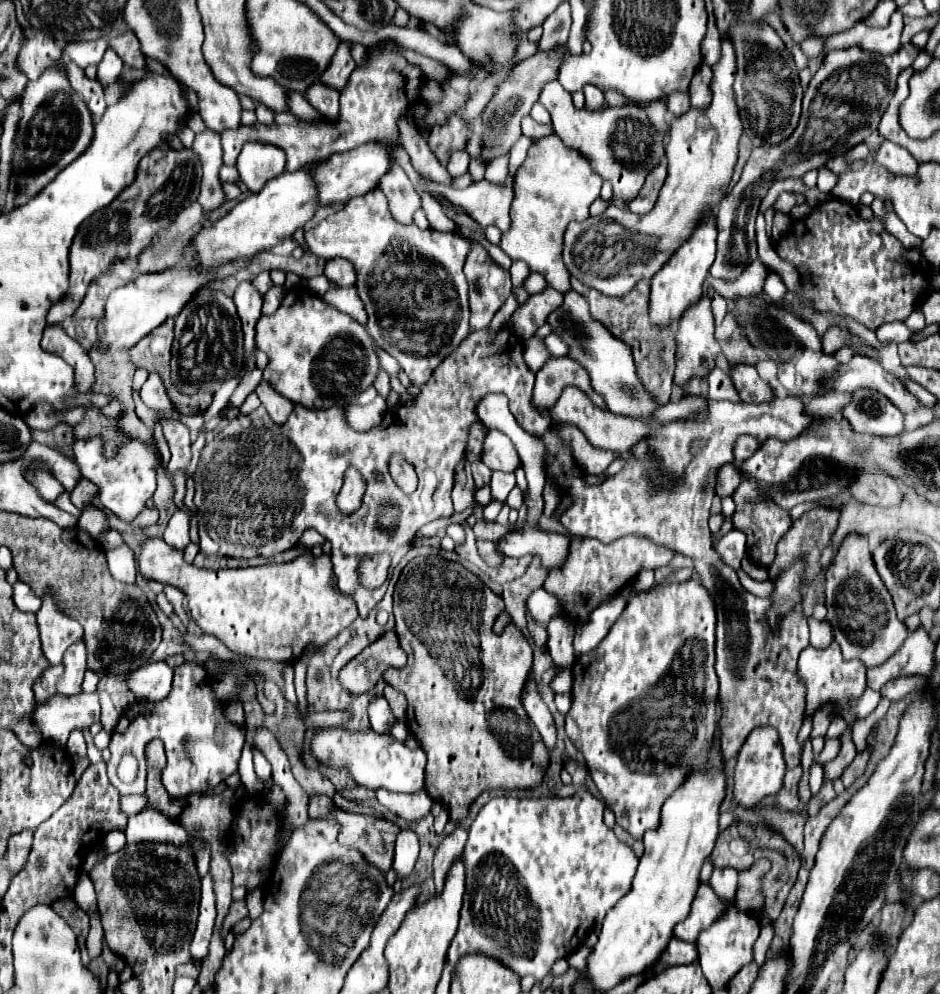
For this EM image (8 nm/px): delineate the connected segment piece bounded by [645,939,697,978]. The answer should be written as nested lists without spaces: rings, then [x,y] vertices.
[[[673,939],[667,945],[667,949],[663,951],[663,955],[659,957],[659,961],[655,963],[655,967],[646,971],[645,976],[650,978],[653,973],[659,973],[659,971],[663,971],[667,967],[673,967],[673,965],[689,965],[693,961],[697,961],[697,949],[695,949],[695,945],[683,943],[679,939]]]

